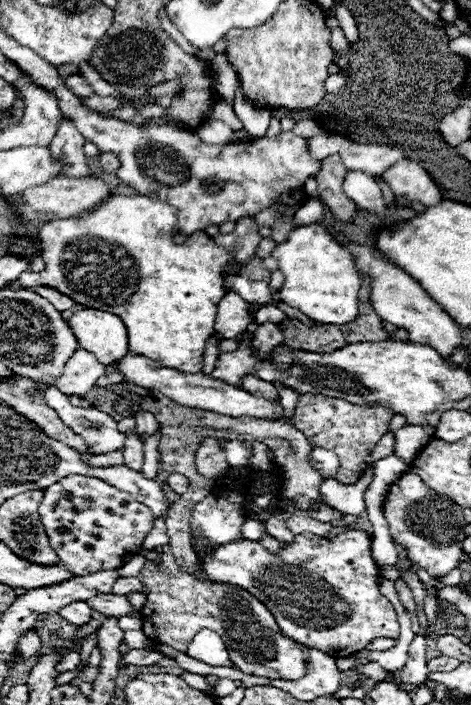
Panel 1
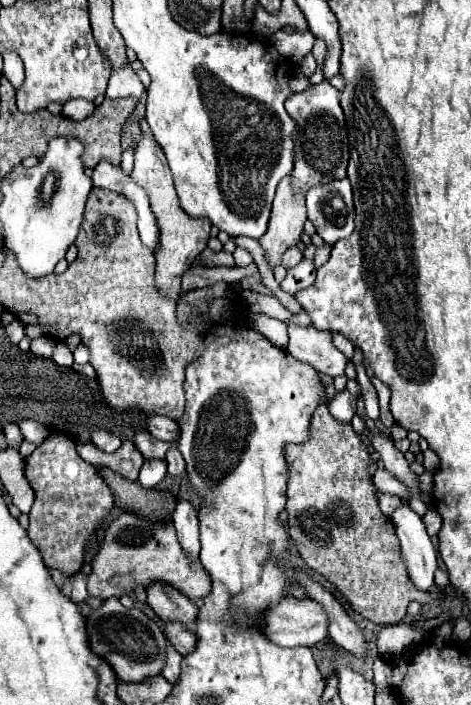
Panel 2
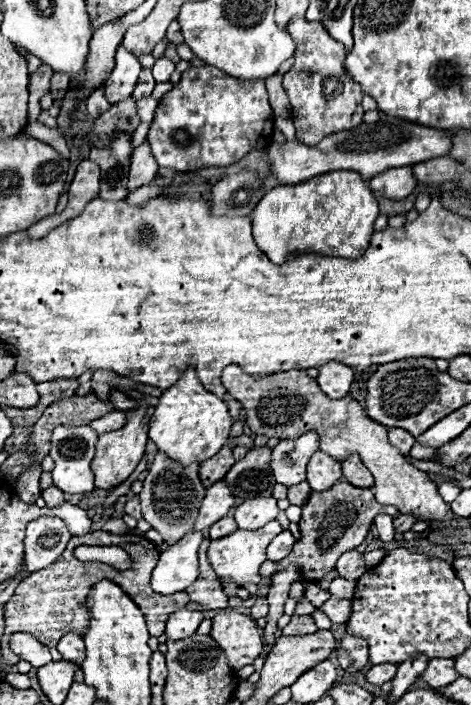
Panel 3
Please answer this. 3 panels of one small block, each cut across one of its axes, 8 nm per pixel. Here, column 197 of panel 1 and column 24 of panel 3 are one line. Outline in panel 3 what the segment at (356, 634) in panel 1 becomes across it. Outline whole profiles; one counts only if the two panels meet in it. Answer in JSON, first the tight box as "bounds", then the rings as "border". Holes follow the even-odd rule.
{"bounds":[24,516,70,572],"border":[[[40,516],[32,520],[26,528],[24,552],[26,552],[26,572],[44,570],[52,566],[64,552],[70,532],[64,520],[56,516]]]}

